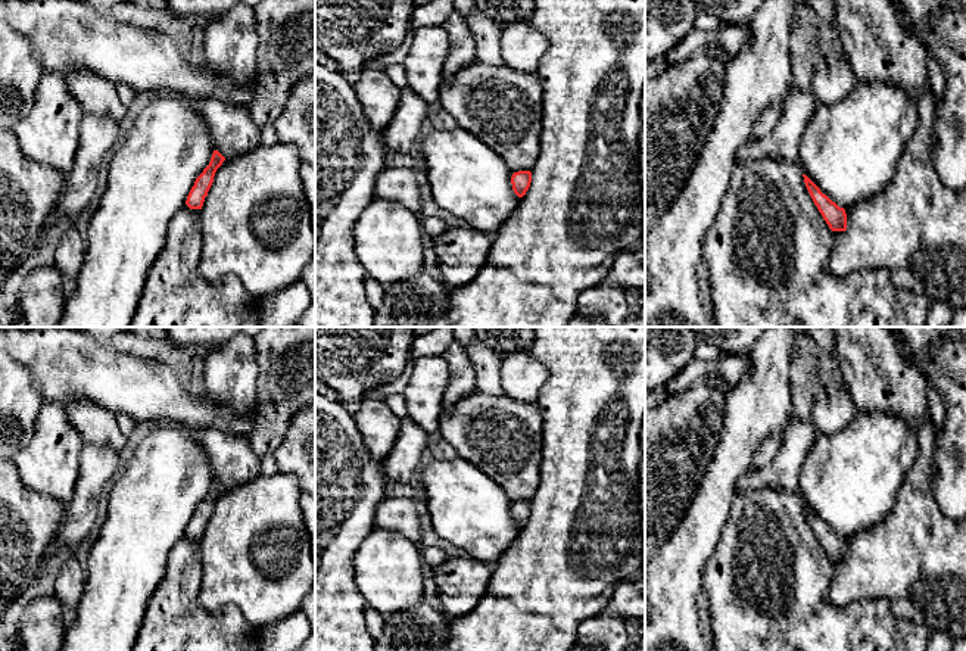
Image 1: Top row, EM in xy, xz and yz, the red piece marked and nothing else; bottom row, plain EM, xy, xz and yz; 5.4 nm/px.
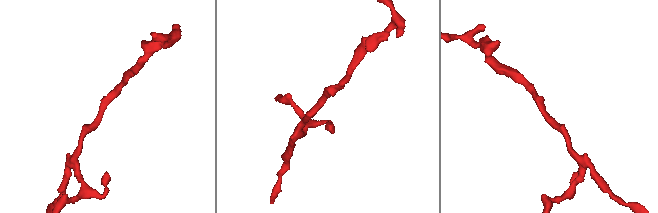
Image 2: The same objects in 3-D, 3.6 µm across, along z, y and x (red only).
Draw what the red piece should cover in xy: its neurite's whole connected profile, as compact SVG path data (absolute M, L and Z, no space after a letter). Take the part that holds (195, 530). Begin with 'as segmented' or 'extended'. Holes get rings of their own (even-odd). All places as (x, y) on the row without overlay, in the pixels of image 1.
as segmented | M214 480L209 495L196 508L194 515L187 526L186 535L190 539L202 539L205 527L214 513L215 502L224 490L225 488L218 480Z

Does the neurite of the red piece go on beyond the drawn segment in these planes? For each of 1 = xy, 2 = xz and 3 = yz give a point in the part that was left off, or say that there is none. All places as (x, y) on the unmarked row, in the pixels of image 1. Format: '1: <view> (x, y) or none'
1: none
2: none
3: none

